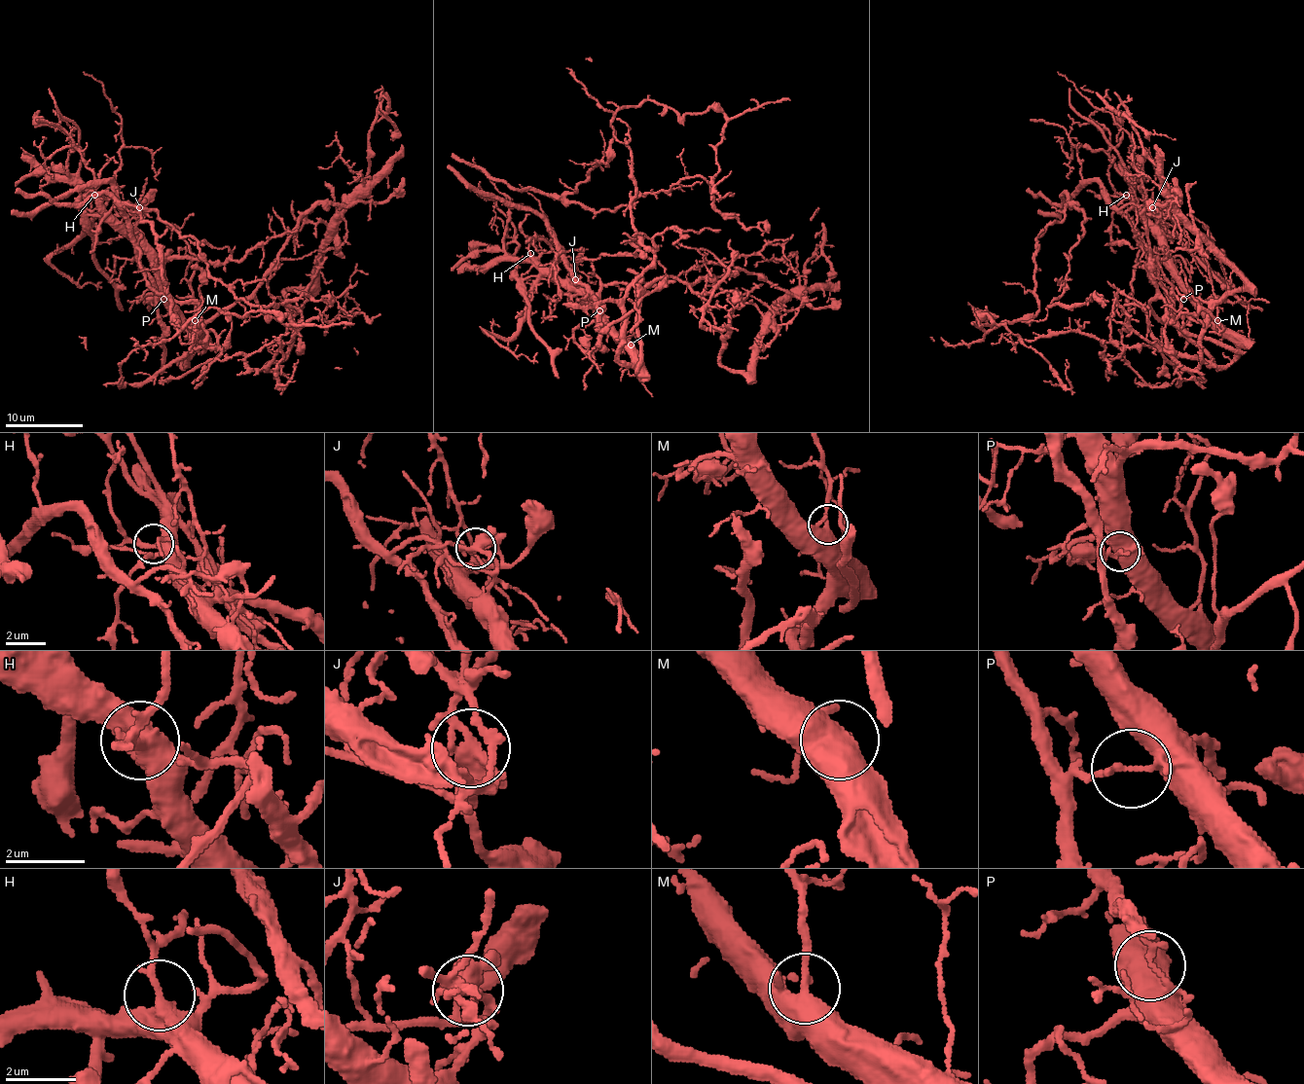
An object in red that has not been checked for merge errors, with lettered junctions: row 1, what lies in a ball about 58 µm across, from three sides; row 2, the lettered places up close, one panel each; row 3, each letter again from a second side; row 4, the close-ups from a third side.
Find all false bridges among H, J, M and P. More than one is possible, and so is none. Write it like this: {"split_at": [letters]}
{"split_at": ["J", "P"]}

